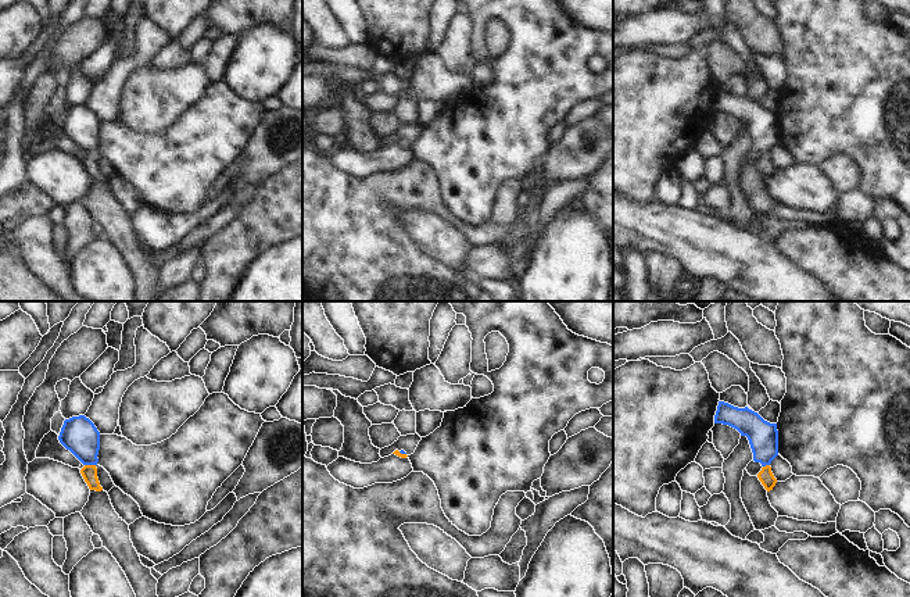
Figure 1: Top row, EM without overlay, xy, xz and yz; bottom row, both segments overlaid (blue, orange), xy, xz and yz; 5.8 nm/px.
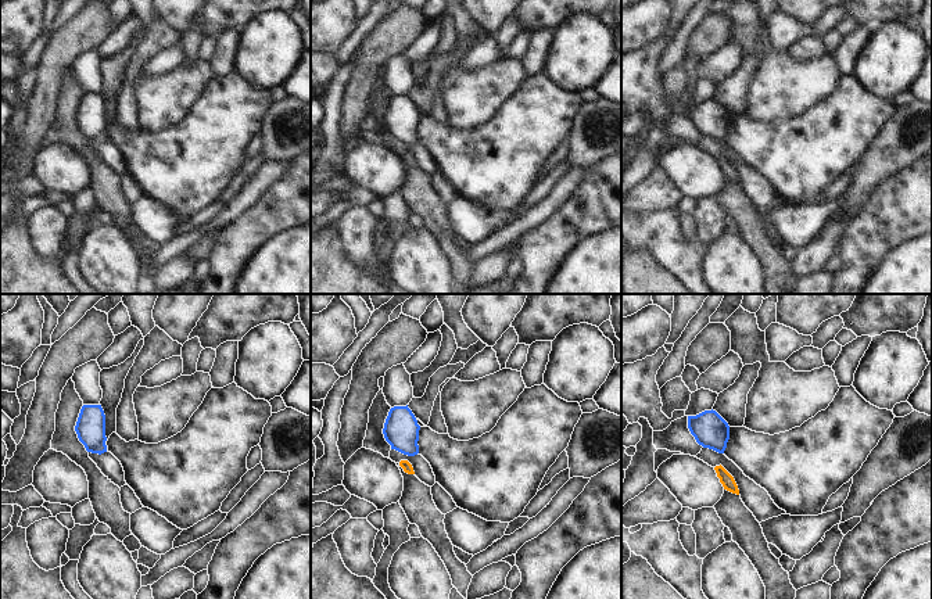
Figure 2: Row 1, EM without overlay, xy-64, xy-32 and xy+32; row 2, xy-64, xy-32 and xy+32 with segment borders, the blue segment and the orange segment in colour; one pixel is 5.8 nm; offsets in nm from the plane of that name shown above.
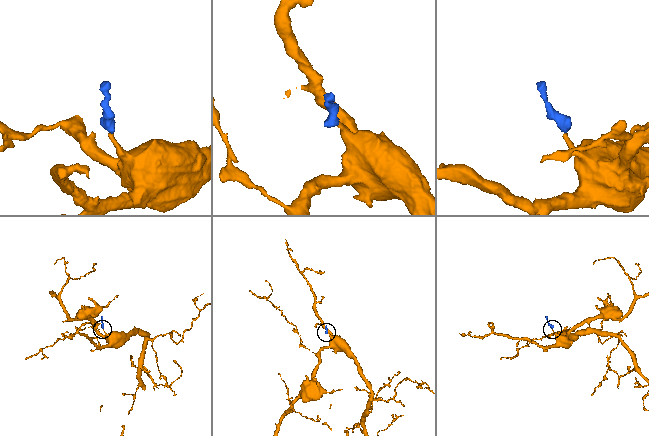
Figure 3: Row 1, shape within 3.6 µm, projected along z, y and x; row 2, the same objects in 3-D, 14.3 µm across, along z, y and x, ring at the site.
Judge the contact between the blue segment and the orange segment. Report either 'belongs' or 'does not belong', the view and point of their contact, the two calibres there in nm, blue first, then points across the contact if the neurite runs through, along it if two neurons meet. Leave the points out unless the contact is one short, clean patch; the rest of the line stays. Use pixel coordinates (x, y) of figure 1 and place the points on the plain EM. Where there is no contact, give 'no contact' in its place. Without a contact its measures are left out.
belongs; contact xy (90, 153); calibres 200 and 90 nm; way xy (78, 124), (85, 133), (90, 153), (89, 161)

